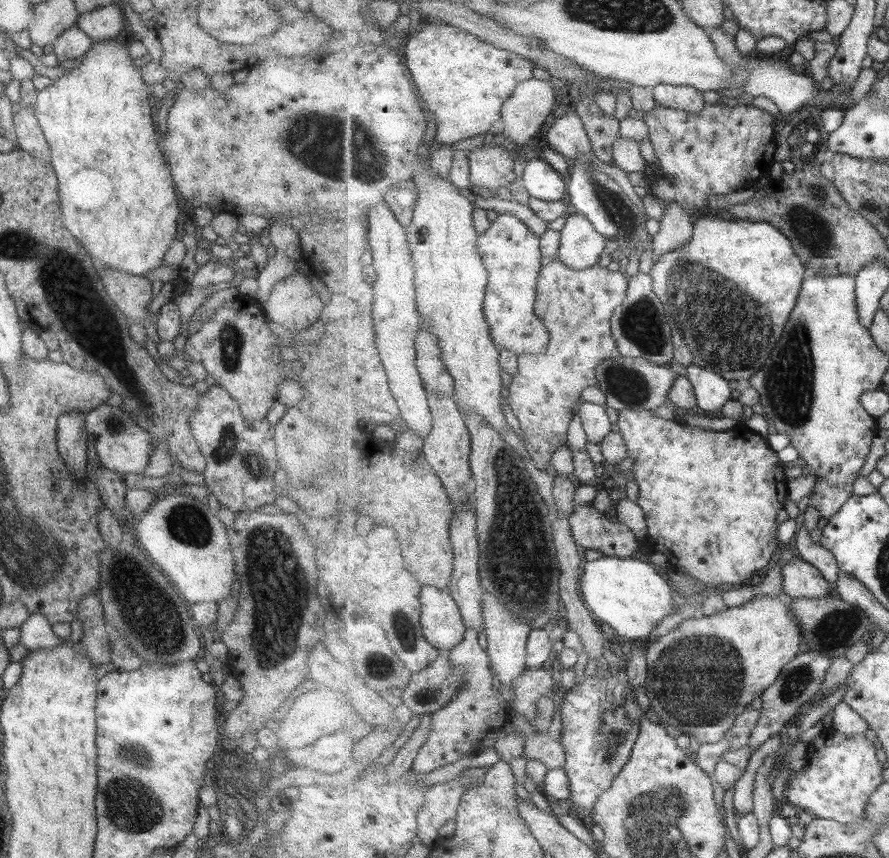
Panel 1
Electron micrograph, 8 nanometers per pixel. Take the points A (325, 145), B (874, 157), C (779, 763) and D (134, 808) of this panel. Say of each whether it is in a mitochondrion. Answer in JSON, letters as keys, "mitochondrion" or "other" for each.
{"A":"mitochondrion","B":"other","C":"other","D":"mitochondrion"}

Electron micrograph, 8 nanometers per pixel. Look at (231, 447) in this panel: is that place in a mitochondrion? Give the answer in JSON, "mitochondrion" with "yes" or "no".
{"mitochondrion":"yes"}

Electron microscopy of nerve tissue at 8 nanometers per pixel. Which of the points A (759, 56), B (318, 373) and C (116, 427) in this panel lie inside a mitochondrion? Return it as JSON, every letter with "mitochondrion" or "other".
{"A":"other","B":"other","C":"mitochondrion"}

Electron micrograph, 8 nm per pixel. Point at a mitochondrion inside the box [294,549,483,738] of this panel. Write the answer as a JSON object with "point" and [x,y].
{"point":[405,630]}

